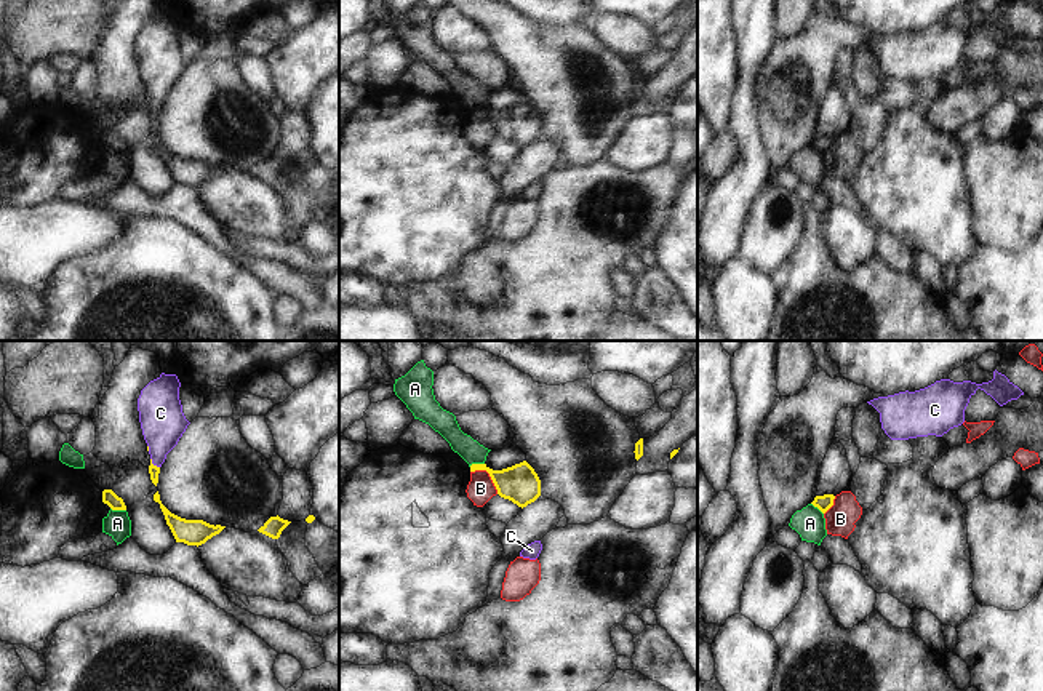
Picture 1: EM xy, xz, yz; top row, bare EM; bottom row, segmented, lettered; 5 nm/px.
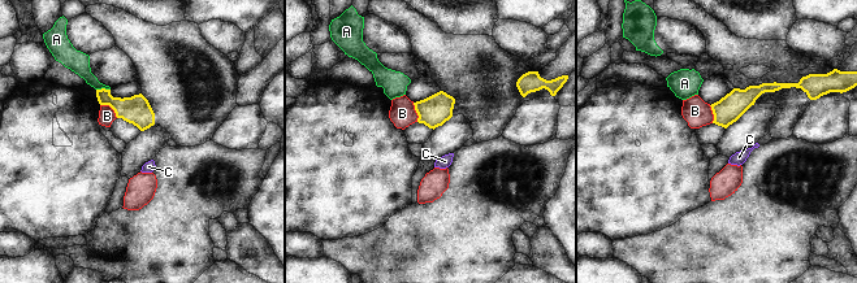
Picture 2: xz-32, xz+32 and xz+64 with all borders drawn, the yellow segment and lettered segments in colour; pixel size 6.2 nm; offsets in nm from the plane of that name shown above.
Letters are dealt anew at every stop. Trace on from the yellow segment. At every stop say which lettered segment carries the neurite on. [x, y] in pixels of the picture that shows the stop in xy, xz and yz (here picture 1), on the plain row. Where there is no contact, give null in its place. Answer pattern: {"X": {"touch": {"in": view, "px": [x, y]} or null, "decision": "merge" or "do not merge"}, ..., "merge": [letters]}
{"A": {"touch": {"in": "xy", "px": [119, 151]}, "decision": "do not merge"}, "B": {"touch": {"in": "xz", "px": [490, 117]}, "decision": "do not merge"}, "C": {"touch": {"in": "xy", "px": [152, 106]}, "decision": "merge"}, "merge": ["C"]}

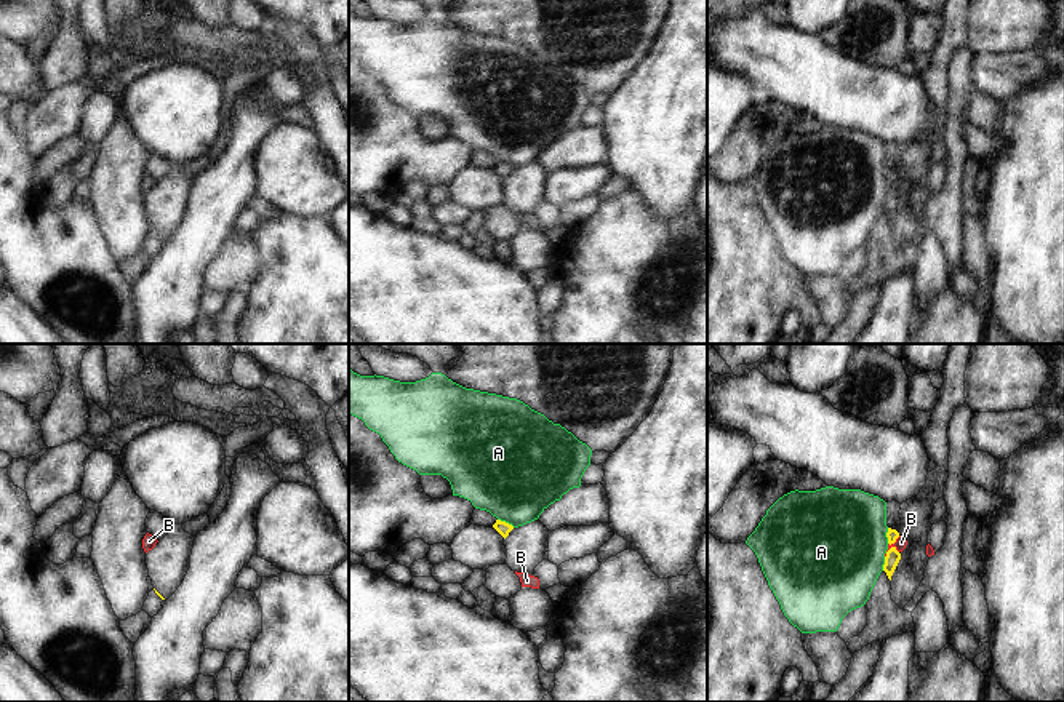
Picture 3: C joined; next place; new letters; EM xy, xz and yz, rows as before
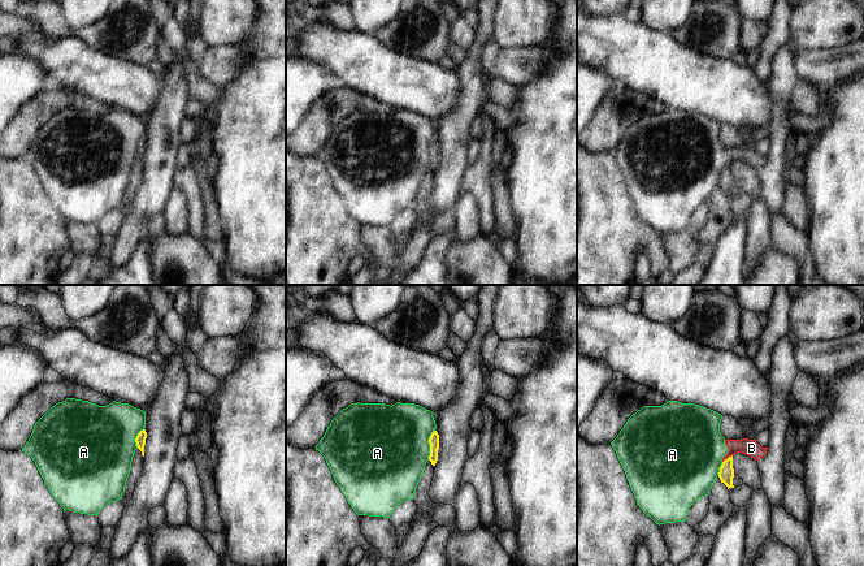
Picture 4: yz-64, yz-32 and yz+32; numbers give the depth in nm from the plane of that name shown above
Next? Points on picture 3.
{"A": {"touch": {"in": "xz", "px": [504, 163]}, "decision": "do not merge"}, "B": {"touch": {"in": "yz", "px": [892, 189]}, "decision": "do not merge"}, "merge": []}

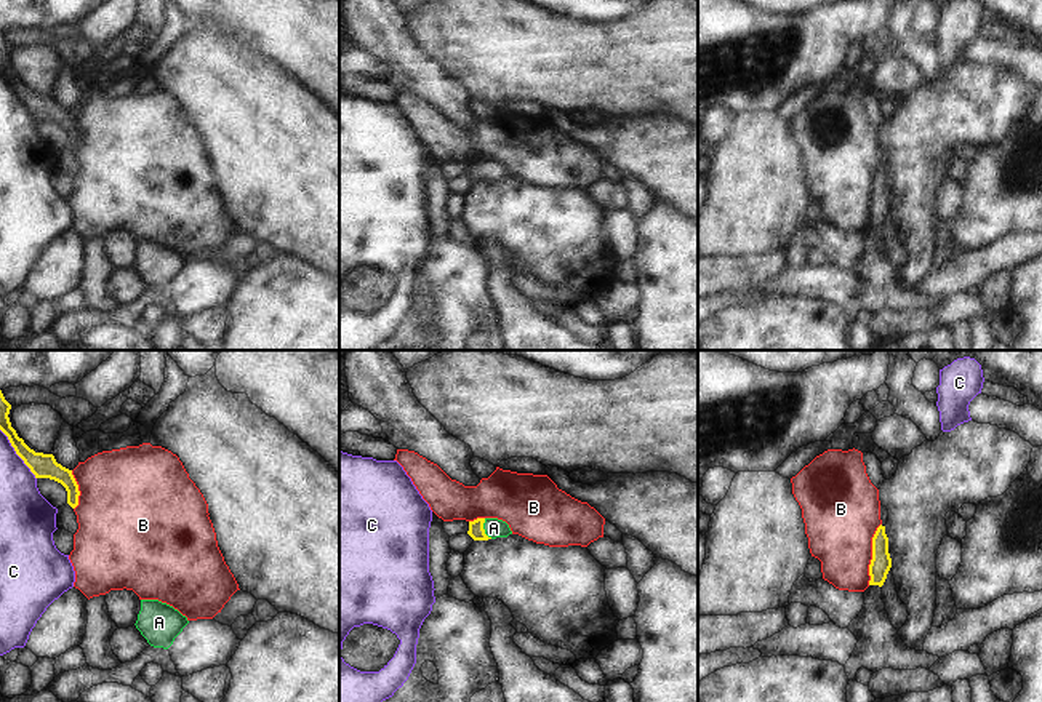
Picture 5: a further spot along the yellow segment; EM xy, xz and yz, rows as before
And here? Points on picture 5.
{"A": {"touch": {"in": "xz", "px": [484, 171]}, "decision": "merge"}, "B": {"touch": {"in": "yz", "px": [873, 195]}, "decision": "do not merge"}, "C": {"touch": {"in": "xy", "px": [16, 95]}, "decision": "do not merge"}, "merge": ["A"]}

